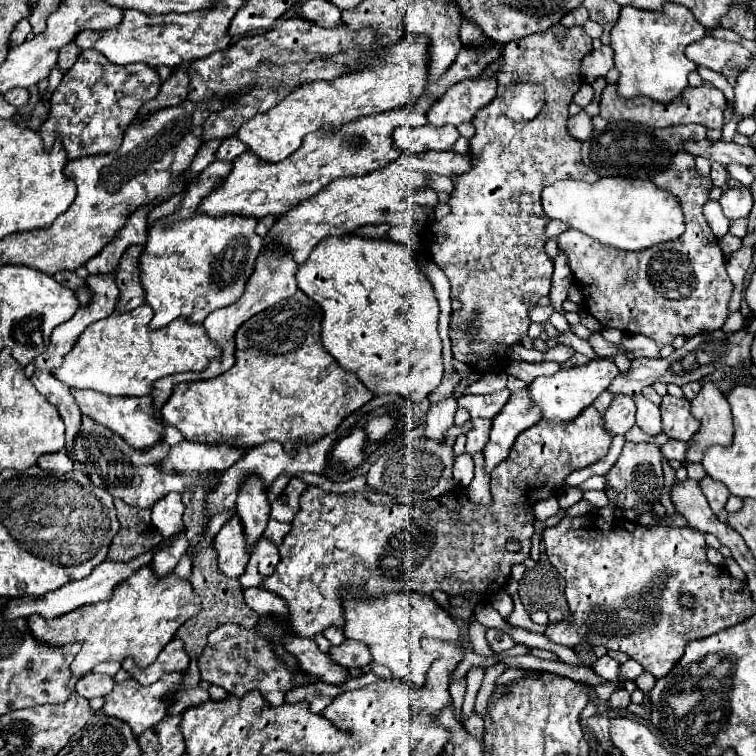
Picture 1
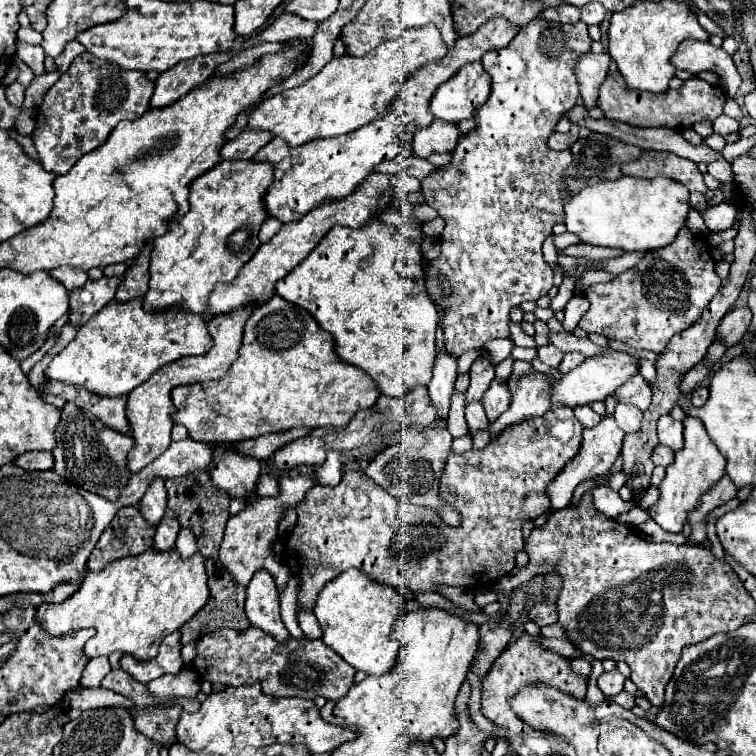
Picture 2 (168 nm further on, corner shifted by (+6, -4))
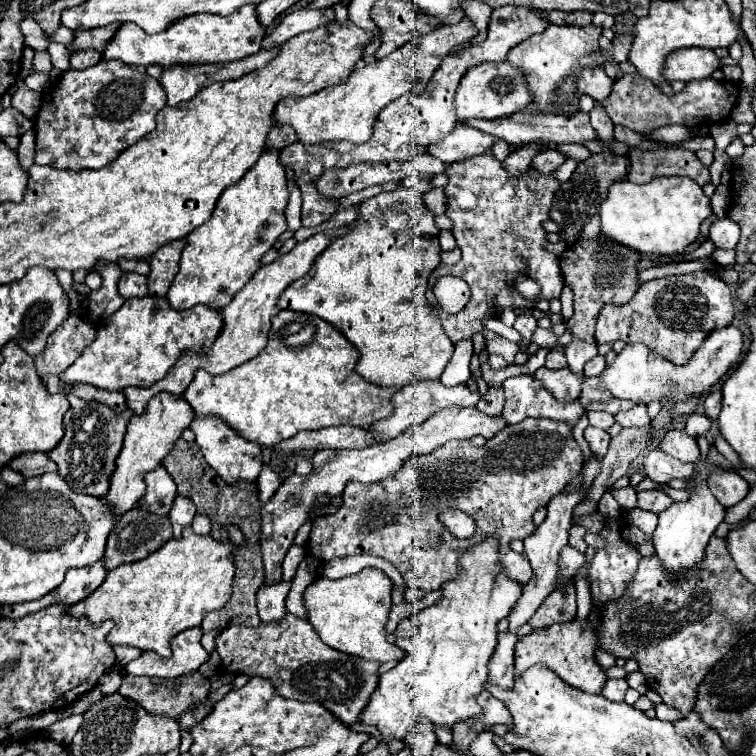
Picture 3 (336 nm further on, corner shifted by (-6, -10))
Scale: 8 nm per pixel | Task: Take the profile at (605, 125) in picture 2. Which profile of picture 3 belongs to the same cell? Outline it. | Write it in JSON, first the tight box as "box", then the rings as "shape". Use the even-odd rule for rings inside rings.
{"box":[462,112,596,144],"shape":[[[514,112],[510,116],[504,118],[496,118],[496,120],[464,120],[462,126],[472,126],[476,130],[482,130],[486,134],[498,136],[510,144],[522,144],[522,142],[530,142],[530,140],[546,140],[552,144],[562,144],[562,142],[586,142],[586,140],[596,140],[596,134],[590,126],[588,114],[586,112],[578,112],[572,116],[554,116],[554,114],[528,114],[528,112]]]}

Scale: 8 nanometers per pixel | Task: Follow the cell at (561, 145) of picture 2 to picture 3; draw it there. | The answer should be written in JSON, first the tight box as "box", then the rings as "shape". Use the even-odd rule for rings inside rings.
{"box":[532,150,566,174],"shape":[[[542,150],[542,152],[538,152],[536,156],[534,156],[534,160],[532,160],[532,168],[536,168],[538,172],[544,172],[544,174],[548,174],[548,172],[554,172],[562,162],[564,162],[566,158],[564,158],[564,154],[560,154],[558,150]]]}

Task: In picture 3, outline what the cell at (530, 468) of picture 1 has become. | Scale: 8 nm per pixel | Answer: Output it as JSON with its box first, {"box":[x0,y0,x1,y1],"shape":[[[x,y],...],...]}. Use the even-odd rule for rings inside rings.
{"box":[308,418,582,592],"shape":[[[528,418],[520,424],[506,426],[492,440],[486,440],[484,446],[472,446],[470,440],[450,440],[442,444],[442,448],[432,450],[424,456],[414,456],[392,476],[392,480],[380,480],[380,484],[356,484],[350,482],[342,494],[342,508],[332,516],[320,516],[314,520],[308,554],[320,560],[332,560],[334,556],[342,558],[346,554],[366,552],[372,556],[380,556],[396,566],[396,570],[404,576],[408,588],[416,588],[422,592],[438,590],[442,582],[456,578],[458,572],[458,556],[468,546],[480,542],[486,534],[494,534],[500,538],[500,560],[504,564],[506,574],[520,584],[526,584],[532,576],[532,568],[528,558],[514,556],[508,542],[524,540],[536,530],[532,520],[534,512],[552,500],[552,496],[560,494],[562,488],[580,474],[582,470],[582,452],[572,438],[572,430],[564,422],[554,420],[534,420]],[[454,496],[454,500],[452,500]],[[442,510],[460,510],[466,512],[476,522],[476,534],[472,538],[460,540],[452,536],[446,526],[440,522],[438,514]],[[366,518],[366,520],[364,520]],[[374,518],[388,518],[384,524]]]}

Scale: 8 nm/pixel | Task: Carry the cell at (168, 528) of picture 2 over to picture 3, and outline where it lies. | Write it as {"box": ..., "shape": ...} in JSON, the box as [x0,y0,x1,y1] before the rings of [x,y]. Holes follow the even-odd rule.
{"box":[170,496,196,538],"shape":[[[176,496],[174,500],[174,506],[170,510],[170,522],[172,522],[172,530],[174,530],[174,538],[180,538],[182,536],[182,530],[186,526],[190,526],[192,518],[196,514],[196,506],[192,504],[192,500],[188,498],[182,498],[182,496]]]}

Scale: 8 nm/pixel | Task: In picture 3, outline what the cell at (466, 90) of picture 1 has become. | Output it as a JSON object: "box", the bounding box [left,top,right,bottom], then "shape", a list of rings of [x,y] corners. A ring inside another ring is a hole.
{"box":[456,62,530,120],"shape":[[[488,62],[472,66],[464,76],[456,92],[456,116],[458,120],[468,118],[484,118],[484,120],[496,120],[504,118],[512,112],[524,110],[528,106],[530,94],[528,94],[528,82],[524,80],[524,74],[520,68],[512,68],[508,62]]]}

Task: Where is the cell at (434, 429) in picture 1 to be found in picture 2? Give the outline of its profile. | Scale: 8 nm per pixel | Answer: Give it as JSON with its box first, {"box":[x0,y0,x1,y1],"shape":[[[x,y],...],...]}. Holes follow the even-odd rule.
{"box":[428,352,456,420],"shape":[[[440,352],[436,356],[436,364],[434,364],[434,376],[428,384],[428,394],[432,404],[438,410],[438,420],[446,420],[448,418],[448,410],[450,410],[450,398],[454,392],[454,380],[456,380],[456,358],[450,356],[448,352]]]}

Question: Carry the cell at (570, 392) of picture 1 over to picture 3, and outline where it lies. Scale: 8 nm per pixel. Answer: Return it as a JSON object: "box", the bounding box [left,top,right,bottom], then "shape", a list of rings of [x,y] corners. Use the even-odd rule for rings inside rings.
{"box":[600,326,742,404],"shape":[[[734,326],[712,332],[706,338],[706,342],[698,348],[696,356],[692,356],[692,360],[684,366],[676,366],[670,360],[664,360],[660,354],[652,352],[642,344],[626,344],[624,350],[616,356],[616,362],[600,374],[600,380],[614,396],[632,400],[634,404],[650,404],[650,402],[678,404],[688,402],[692,396],[702,396],[738,362],[740,352],[742,352],[742,334]]]}

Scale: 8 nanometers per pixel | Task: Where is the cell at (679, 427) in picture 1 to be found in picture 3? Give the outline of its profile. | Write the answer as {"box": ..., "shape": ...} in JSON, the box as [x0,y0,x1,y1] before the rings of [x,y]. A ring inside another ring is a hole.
{"box":[658,430,700,462],"shape":[[[668,430],[658,446],[664,454],[678,458],[680,462],[696,462],[700,452],[694,438],[690,438],[684,430]]]}

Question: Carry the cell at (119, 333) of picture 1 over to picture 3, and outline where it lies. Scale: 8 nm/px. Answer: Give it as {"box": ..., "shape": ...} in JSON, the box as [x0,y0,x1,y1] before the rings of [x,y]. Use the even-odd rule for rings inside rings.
{"box":[60,298,224,390],"shape":[[[132,298],[108,316],[98,328],[96,340],[84,348],[76,364],[60,374],[62,382],[84,382],[104,390],[124,390],[126,386],[148,386],[166,376],[180,358],[182,350],[200,350],[212,346],[224,320],[218,310],[196,304],[190,310],[174,310],[166,298]]]}

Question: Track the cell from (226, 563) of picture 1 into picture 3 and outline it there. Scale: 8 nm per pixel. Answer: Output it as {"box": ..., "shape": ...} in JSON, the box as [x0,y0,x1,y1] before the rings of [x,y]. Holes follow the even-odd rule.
{"box":[262,406,506,584],"shape":[[[474,406],[460,408],[444,408],[430,416],[420,426],[412,426],[404,434],[386,440],[384,444],[374,444],[362,450],[344,450],[344,452],[332,452],[330,448],[324,448],[324,452],[316,452],[316,466],[312,474],[308,476],[290,476],[286,478],[276,494],[270,498],[270,502],[262,508],[262,558],[264,558],[264,570],[266,570],[266,584],[276,584],[282,580],[282,560],[288,552],[288,548],[294,544],[298,528],[306,522],[310,506],[316,502],[322,494],[340,496],[348,482],[364,482],[372,484],[378,480],[384,480],[388,476],[394,476],[406,460],[410,460],[414,454],[428,454],[434,448],[446,444],[448,440],[468,440],[476,434],[482,434],[484,438],[492,438],[496,432],[500,432],[506,426],[506,420],[502,416],[482,416],[482,412]]]}

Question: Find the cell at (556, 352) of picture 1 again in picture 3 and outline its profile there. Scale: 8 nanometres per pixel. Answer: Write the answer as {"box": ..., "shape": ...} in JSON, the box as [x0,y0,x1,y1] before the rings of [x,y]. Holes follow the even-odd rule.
{"box":[546,350,568,370],"shape":[[[550,350],[550,354],[546,356],[546,366],[548,366],[548,368],[552,368],[552,370],[566,368],[566,366],[568,366],[568,362],[566,362],[566,356],[564,356],[564,352]]]}

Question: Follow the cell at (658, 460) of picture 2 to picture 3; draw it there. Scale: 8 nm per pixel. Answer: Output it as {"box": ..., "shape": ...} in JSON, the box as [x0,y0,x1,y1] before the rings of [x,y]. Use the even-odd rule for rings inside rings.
{"box":[644,450,694,486],"shape":[[[652,450],[644,458],[644,472],[654,484],[666,486],[672,478],[688,480],[694,472],[694,464],[684,464],[680,460],[672,460],[672,456],[668,456],[660,450]]]}

